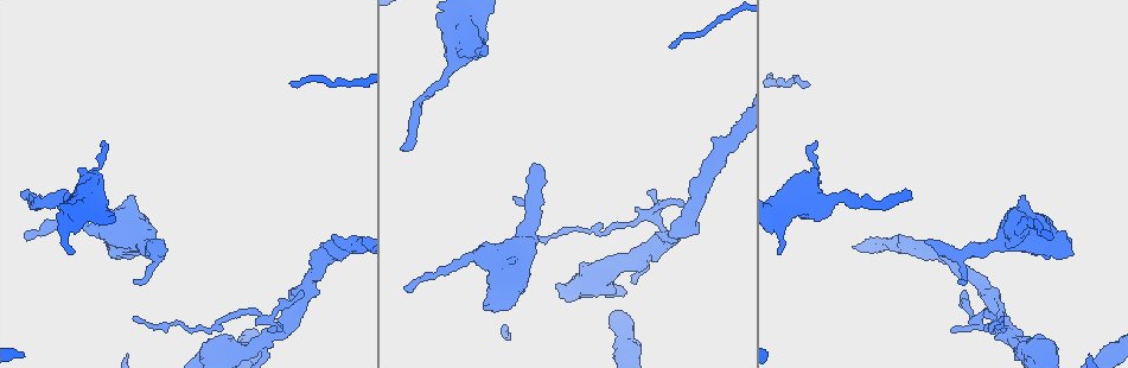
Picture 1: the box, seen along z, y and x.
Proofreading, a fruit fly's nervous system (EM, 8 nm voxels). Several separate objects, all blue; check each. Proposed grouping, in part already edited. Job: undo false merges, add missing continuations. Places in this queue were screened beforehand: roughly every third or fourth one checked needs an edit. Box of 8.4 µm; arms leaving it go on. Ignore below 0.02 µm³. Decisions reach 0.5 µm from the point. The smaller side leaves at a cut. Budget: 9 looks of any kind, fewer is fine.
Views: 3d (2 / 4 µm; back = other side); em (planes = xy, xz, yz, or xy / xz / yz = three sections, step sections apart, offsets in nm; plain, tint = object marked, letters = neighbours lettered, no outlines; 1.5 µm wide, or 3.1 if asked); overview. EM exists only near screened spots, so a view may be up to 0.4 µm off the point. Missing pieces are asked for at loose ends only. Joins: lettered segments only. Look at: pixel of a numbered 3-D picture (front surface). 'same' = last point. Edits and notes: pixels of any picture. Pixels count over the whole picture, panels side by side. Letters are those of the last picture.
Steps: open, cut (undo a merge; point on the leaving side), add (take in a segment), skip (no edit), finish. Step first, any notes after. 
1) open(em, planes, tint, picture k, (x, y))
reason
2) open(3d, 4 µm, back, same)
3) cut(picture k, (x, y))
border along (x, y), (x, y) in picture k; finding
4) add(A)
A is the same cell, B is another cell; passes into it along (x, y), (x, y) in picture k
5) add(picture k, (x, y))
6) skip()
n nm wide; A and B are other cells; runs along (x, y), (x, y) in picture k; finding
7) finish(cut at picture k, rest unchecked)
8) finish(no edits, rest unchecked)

open(em, yz, step 8, letters, picture 1, (114, 253))

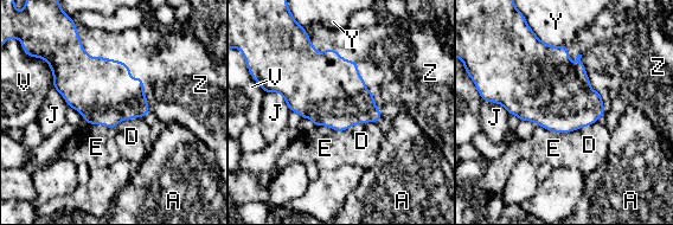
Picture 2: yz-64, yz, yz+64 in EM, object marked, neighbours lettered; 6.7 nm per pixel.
open(em, planes, letters, same)
another direction

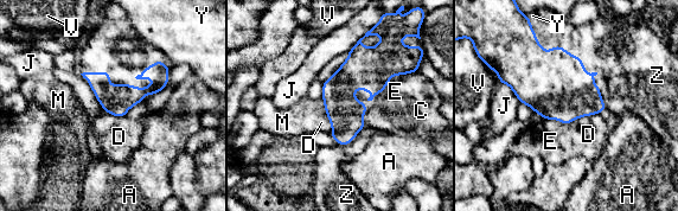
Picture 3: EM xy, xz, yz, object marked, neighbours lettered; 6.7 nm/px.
add(Z)
Z is the same cell, A, C, D, E, J, M, V and Y are other cells; the neuron continues

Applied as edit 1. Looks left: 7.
open(overview)
redraw

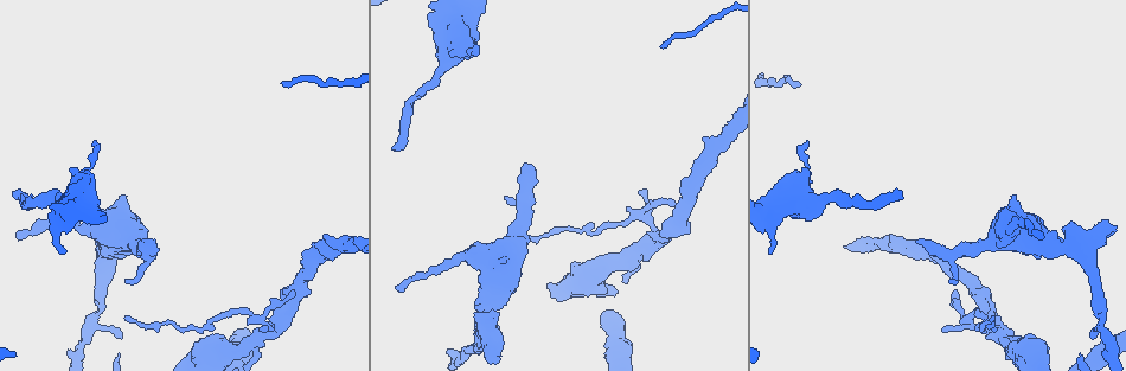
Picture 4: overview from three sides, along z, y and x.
open(3d, 2 µm, picture 4, (1037, 229))
branch stops here

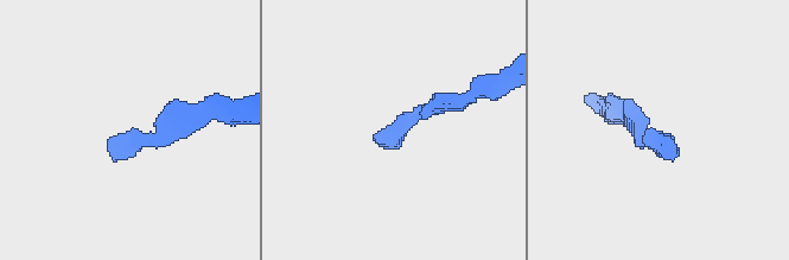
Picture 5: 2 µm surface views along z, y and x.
open(em, planes, plain, picture 5, (662, 133))

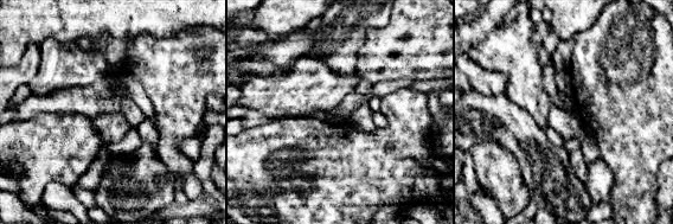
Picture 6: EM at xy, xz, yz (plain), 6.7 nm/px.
open(em, planes, letters, same)

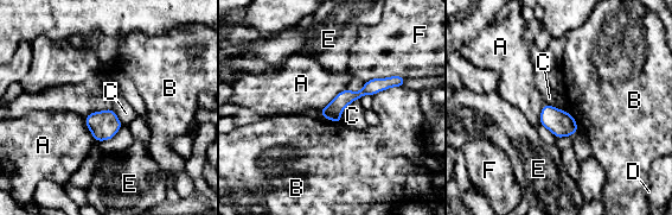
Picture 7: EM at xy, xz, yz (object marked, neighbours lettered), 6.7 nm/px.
skip()
A, B, C, D, E and F are other cells; runs along (397, 83), (375, 84), (324, 113) in picture 7; none of them fits

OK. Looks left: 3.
open(3d, 4 µm, picture 4, (14, 191))
end of a long branch

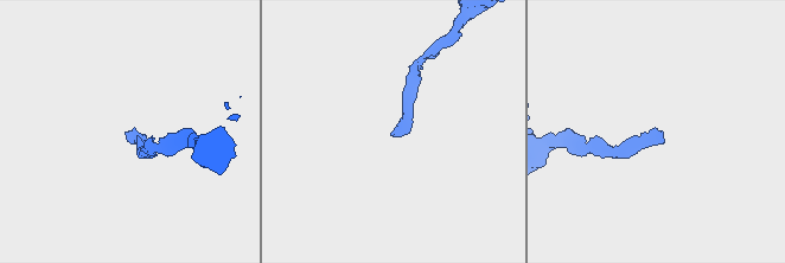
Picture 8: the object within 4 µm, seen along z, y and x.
open(em, planes, letters, picture 8, (392, 133))

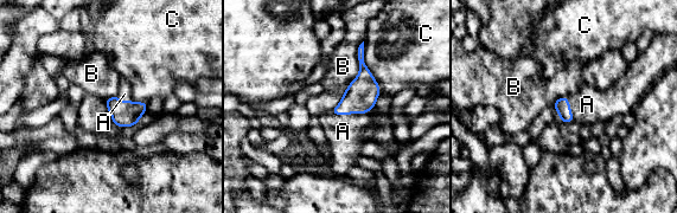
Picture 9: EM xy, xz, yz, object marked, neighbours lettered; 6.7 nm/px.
add(A)
C touches over 380 nm; A is the same cell, B and C are other cells; the neuron continues

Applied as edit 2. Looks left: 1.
finish(add at picture 3, add at picture 9, rest unchecked)

